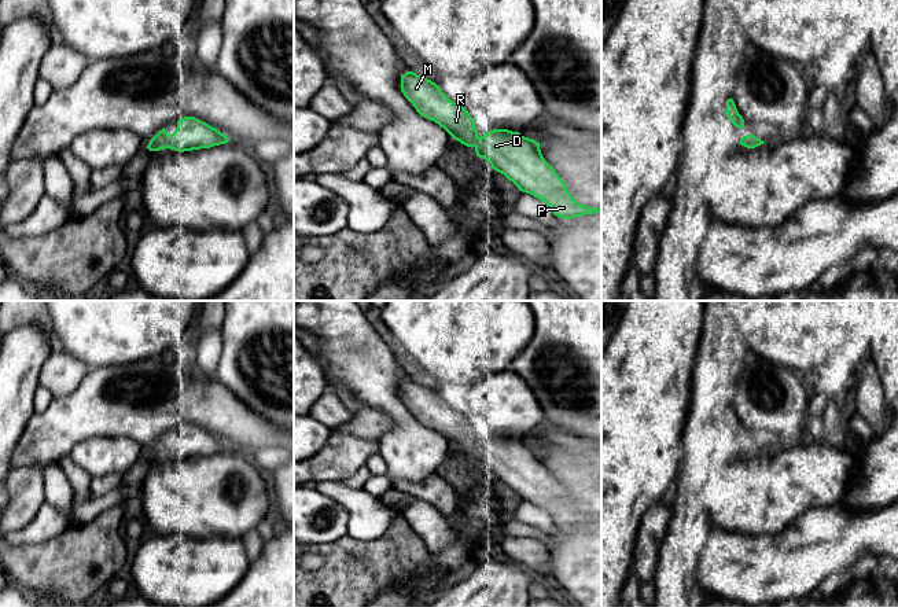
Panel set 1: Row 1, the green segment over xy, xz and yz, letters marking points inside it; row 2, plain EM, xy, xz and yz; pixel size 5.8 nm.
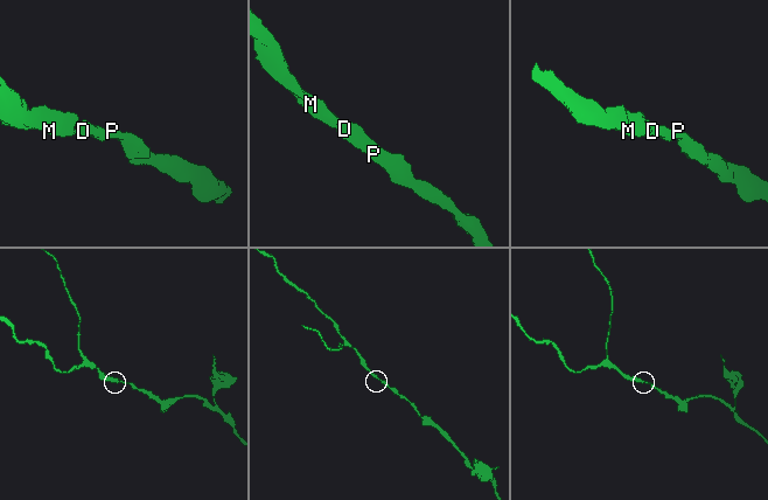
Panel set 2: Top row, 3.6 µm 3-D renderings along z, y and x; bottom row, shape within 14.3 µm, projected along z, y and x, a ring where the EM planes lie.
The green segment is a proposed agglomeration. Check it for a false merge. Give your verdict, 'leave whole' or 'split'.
leave whole

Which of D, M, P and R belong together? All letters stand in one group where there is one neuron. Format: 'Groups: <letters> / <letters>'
Groups: D M P R

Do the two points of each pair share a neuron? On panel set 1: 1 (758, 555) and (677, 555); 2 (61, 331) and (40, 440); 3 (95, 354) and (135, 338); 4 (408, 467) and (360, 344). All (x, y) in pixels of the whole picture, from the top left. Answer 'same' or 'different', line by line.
1: different
2: different
3: same
4: same

